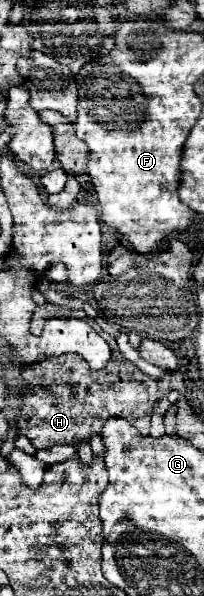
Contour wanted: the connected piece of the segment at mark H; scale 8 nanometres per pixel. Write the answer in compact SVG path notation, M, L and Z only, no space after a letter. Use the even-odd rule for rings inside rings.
M113 349L111 358L104 368L98 371L89 368L92 371L92 378L90 370L82 370L86 368L84 363L87 364L80 355L66 353L54 358L42 358L22 370L24 390L16 420L20 434L24 434L34 448L40 450L40 448L50 448L54 444L78 444L90 440L94 432L100 434L104 422L112 416L128 420L138 432L142 432L142 436L150 434L150 418L154 402L172 390L177 390L181 395L186 393L185 380L178 370L168 372L162 378L150 378L125 359L117 349ZM73 367L81 369L76 370L76 382L68 380L68 371L72 371Z

